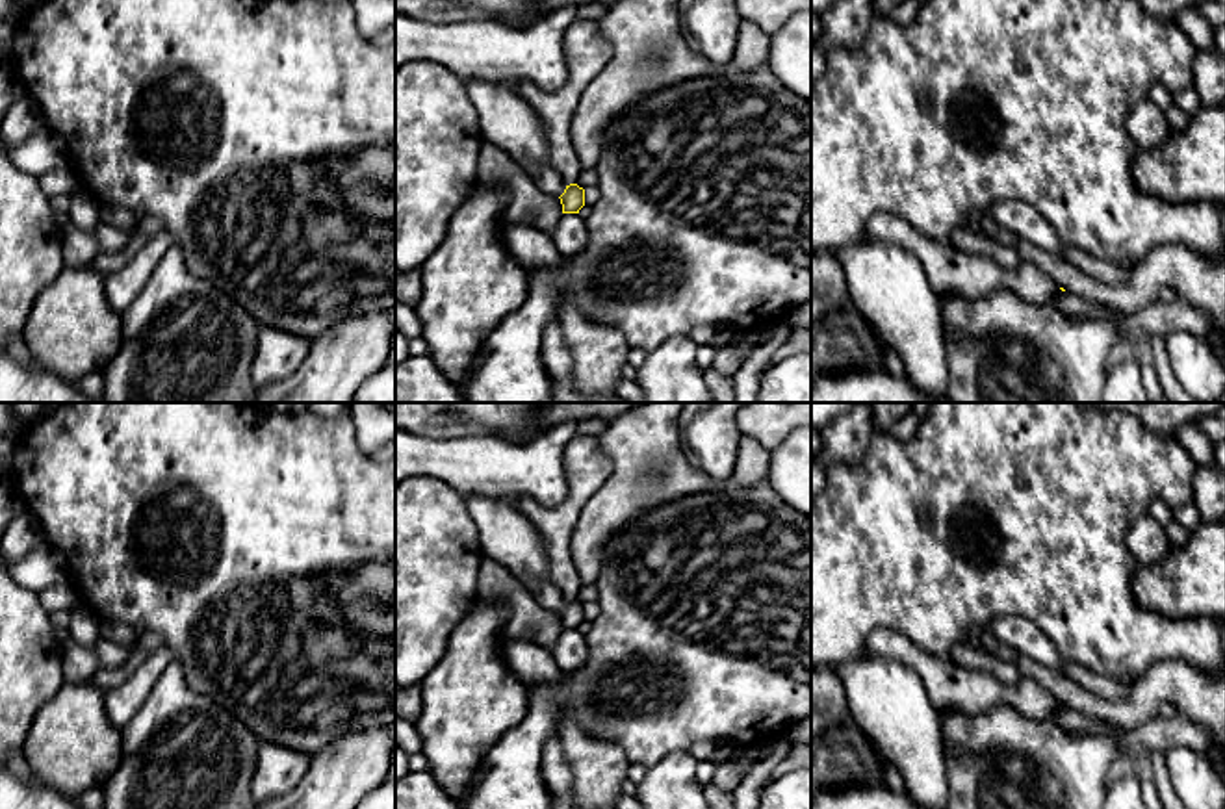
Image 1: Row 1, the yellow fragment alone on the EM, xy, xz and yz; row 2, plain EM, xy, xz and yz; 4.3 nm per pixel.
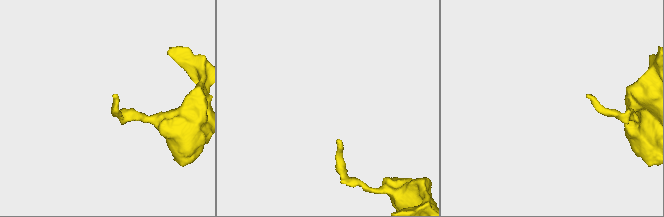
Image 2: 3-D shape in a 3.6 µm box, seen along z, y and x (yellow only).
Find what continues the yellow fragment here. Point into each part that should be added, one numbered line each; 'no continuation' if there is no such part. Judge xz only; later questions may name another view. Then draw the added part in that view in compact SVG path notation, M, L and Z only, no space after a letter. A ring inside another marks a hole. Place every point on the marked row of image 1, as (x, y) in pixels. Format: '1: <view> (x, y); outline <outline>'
1: xz (503, 119); outline M466 80L464 87L477 111L481 137L507 150L542 193L561 197L566 184L551 167L538 115L505 85Z

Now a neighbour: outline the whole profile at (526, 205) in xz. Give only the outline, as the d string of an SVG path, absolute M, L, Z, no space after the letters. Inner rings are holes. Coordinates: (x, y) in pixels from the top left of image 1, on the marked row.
M483 143L477 158L477 182L505 193L505 221L536 228L553 238L562 217L561 199L542 193L507 150Z

